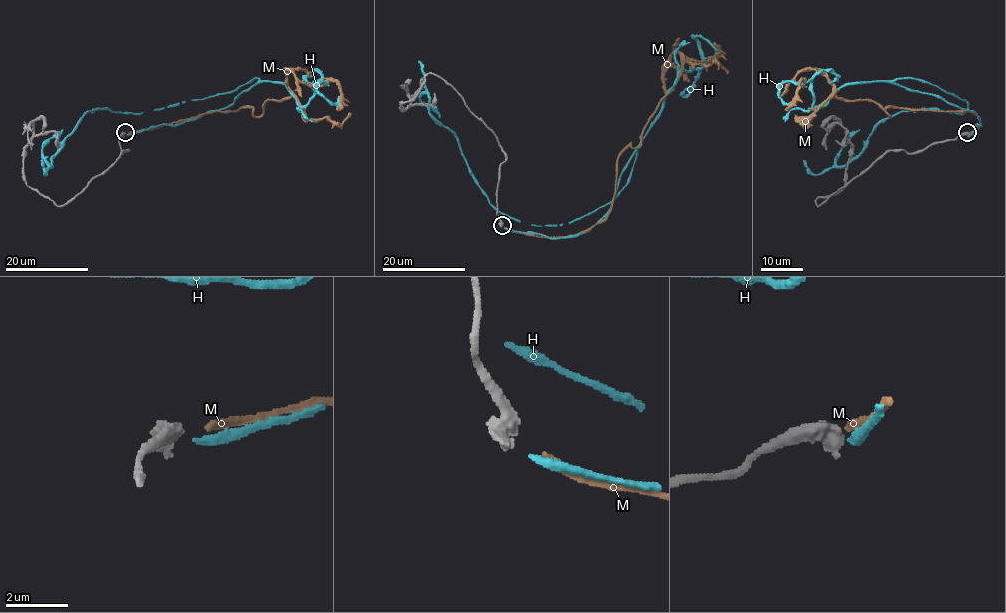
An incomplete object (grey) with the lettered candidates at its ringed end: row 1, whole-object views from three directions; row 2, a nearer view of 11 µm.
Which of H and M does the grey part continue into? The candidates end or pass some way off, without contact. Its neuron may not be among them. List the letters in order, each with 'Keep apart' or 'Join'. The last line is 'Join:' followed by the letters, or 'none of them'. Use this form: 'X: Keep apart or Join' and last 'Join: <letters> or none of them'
H: Keep apart
M: Join
Join: M

